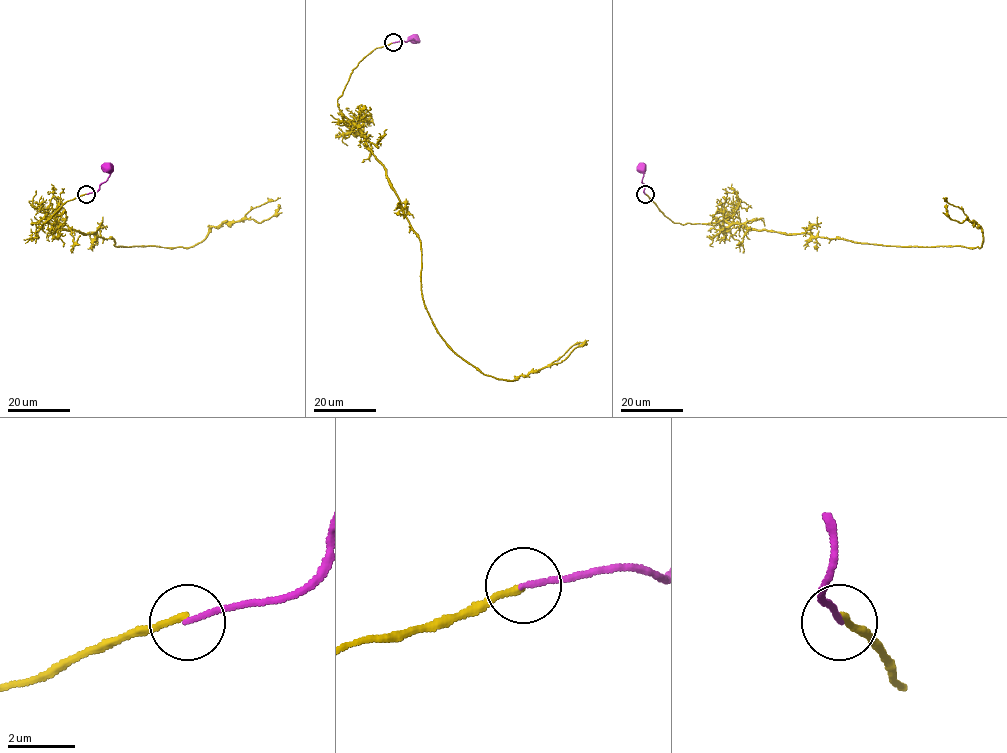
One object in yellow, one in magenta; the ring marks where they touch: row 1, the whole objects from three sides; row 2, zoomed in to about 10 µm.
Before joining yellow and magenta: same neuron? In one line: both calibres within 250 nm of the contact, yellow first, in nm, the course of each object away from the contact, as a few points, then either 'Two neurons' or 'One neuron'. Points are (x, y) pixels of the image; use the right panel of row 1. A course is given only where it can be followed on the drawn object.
Thickness 200 nm (yellow) against 160 nm. Course of yellow: (645, 194), (683, 224), (729, 222), (861, 243), (980, 247), (983, 230), (966, 219), (952, 220), (946, 204). Course of magenta: (645, 194), (643, 167), (640, 163). Two neurons

